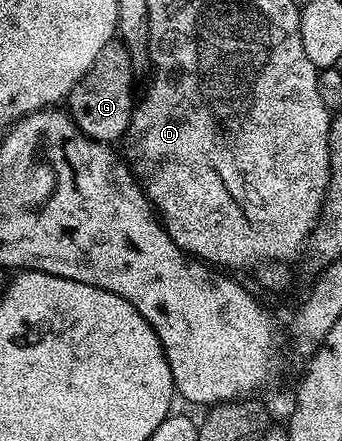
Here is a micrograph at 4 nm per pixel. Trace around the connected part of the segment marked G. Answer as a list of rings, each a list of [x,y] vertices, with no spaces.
[[[119,41],[109,42],[69,93],[67,107],[70,116],[88,137],[113,143],[124,132],[126,134],[132,124],[135,105],[133,85],[135,78],[128,49]]]

